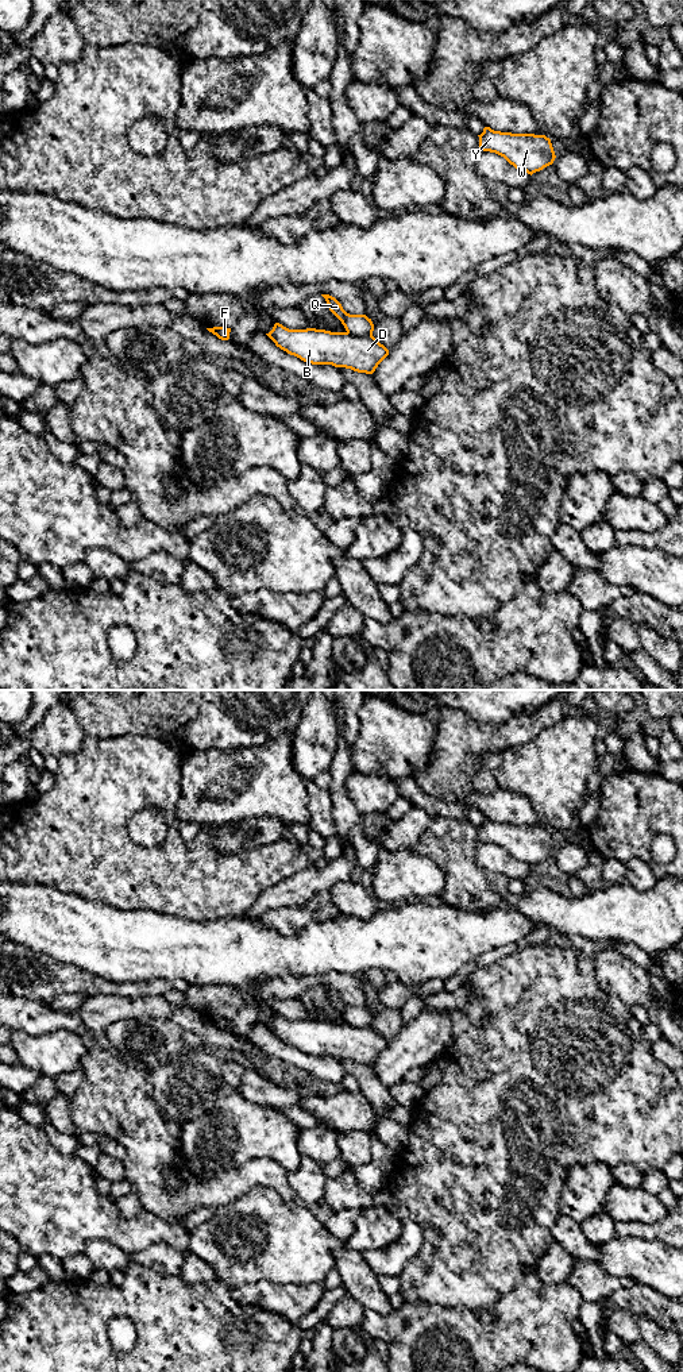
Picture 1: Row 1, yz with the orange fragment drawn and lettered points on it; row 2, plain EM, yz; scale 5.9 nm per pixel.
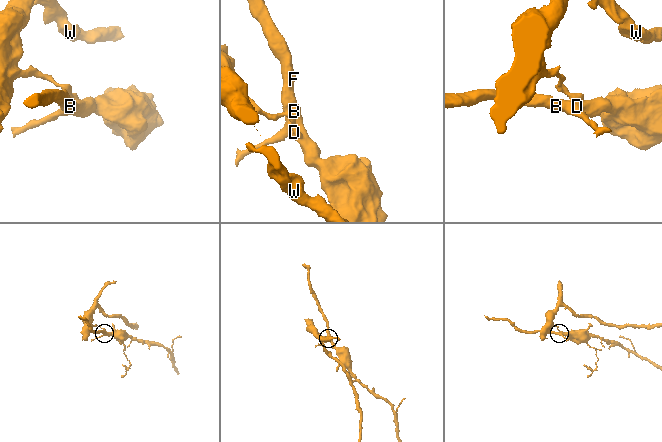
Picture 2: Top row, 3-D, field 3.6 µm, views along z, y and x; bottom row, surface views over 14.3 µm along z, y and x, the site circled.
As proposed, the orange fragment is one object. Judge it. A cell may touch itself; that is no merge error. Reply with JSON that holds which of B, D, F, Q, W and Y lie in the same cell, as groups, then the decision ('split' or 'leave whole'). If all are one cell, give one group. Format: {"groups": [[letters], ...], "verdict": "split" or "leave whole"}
{"groups": [["B", "D", "F"], ["Q", "W", "Y"]], "verdict": "split"}

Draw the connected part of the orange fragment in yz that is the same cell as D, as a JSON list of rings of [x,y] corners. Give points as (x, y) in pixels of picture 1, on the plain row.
[[[279,1014],[266,1026],[277,1038],[304,1053],[332,1056],[366,1065],[373,1065],[389,1047],[389,1041],[373,1026],[356,1028],[316,1020],[289,1021]]]

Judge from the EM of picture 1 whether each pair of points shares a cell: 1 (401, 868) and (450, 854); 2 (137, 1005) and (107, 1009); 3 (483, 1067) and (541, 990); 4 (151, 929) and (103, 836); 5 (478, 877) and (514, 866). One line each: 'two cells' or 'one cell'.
1: two cells
2: one cell
3: one cell
4: two cells
5: two cells

